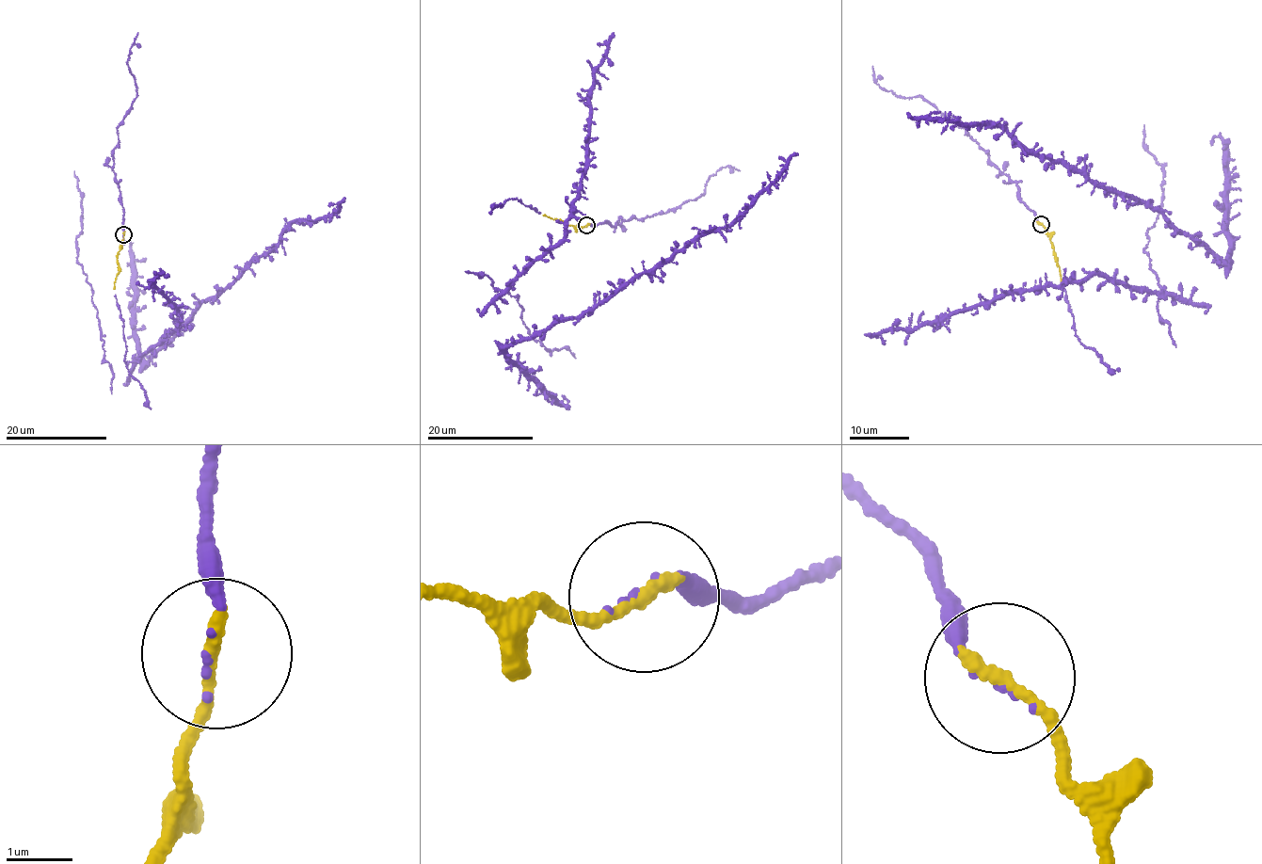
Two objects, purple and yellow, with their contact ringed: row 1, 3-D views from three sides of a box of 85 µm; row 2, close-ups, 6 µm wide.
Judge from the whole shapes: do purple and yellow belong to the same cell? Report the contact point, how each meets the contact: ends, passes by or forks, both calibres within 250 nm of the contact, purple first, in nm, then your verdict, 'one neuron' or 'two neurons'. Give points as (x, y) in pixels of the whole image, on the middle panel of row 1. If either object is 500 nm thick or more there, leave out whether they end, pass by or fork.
at (586, 225); purple ends there; yellow ends there; 70 nm thick on the purple side, 220 nm on the other; one neuron

